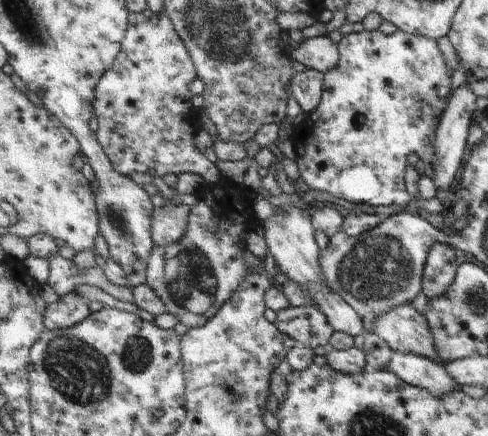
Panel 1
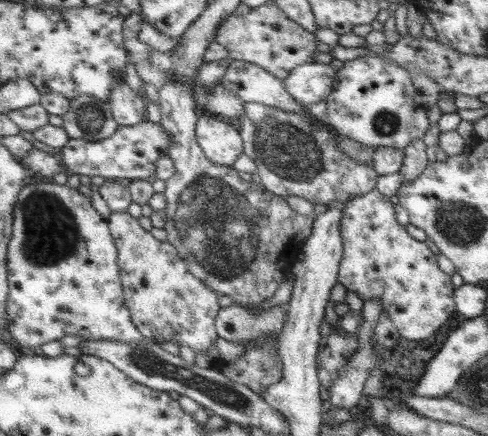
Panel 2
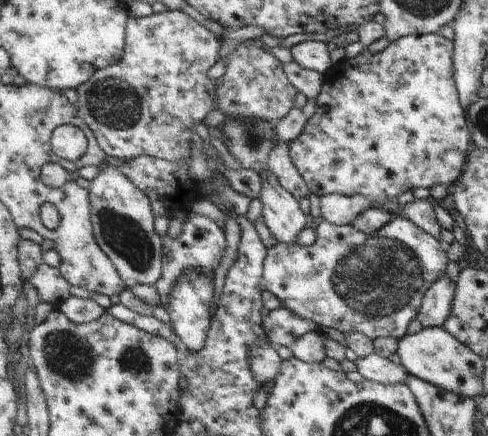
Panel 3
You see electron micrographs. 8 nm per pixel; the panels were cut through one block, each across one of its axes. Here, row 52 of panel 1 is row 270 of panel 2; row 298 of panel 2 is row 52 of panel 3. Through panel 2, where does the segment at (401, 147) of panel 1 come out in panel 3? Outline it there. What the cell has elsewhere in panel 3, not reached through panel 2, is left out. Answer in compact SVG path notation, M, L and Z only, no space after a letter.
M415 34L415 36L407 36L407 38L401 38L397 42L393 42L387 50L383 50L381 54L373 54L369 52L369 48L359 56L359 58L345 58L343 62L339 62L335 68L331 68L325 76L325 86L323 86L323 92L321 96L315 100L317 104L317 112L315 116L307 122L307 128L305 132L295 140L291 142L291 158L295 162L295 166L299 168L301 176L305 178L305 182L309 184L311 192L319 198L325 198L325 196L331 196L331 194L343 194L343 196L367 196L375 202L377 208L389 208L389 210L395 210L395 198L407 190L415 190L415 188L433 188L437 184L443 184L445 188L455 182L455 178L459 178L461 174L461 168L463 168L463 162L467 162L463 156L465 156L465 148L469 144L469 136L467 136L467 130L465 130L465 120L463 120L463 110L461 106L457 104L457 84L453 84L453 78L455 78L455 68L453 68L453 50L455 46L451 44L451 40L445 40L443 36L439 34Z

